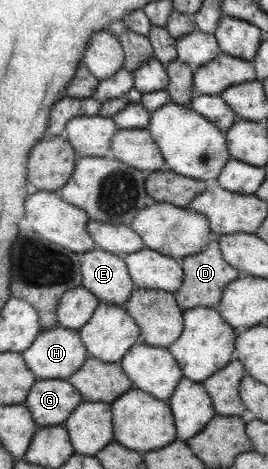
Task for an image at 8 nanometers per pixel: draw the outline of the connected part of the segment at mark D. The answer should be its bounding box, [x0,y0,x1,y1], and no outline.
[172,240,240,310]

